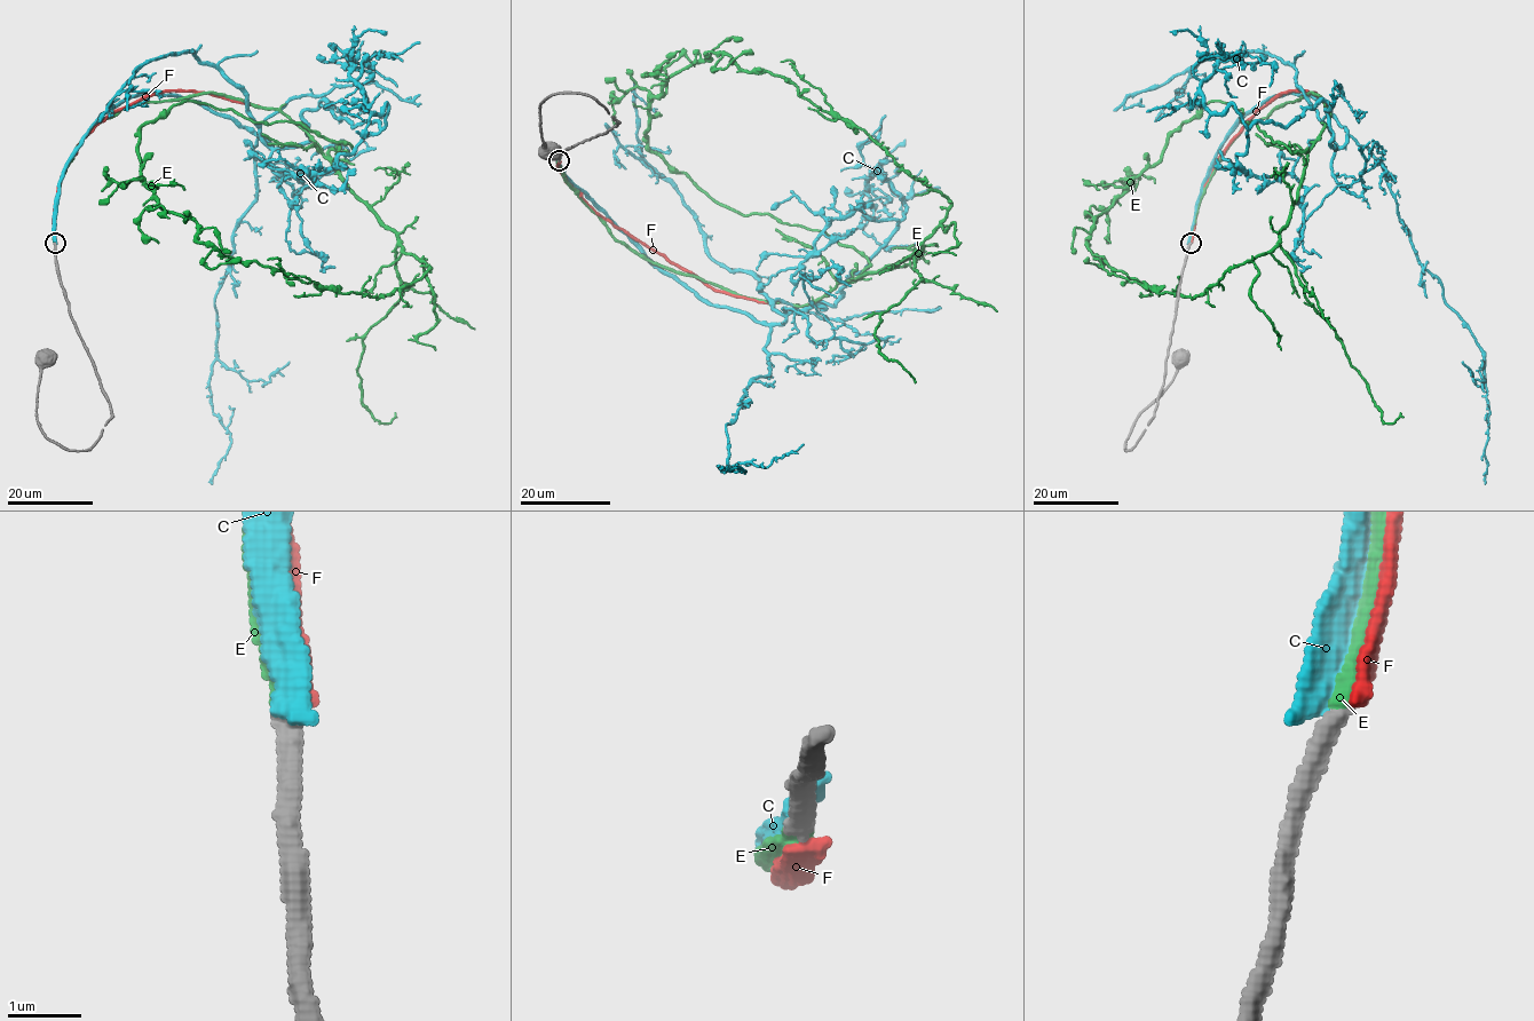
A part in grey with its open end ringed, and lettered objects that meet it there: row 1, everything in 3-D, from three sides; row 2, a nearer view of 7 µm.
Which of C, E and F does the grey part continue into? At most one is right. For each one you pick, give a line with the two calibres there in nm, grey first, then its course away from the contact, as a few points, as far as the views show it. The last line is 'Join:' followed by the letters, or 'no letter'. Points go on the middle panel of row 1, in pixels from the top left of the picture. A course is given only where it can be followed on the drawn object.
E: 280/280 nm | via (559, 160), (616, 239), (743, 297), (812, 305), (917, 253), (950, 202), (792, 84), (714, 68), (753, 53)
Join: E

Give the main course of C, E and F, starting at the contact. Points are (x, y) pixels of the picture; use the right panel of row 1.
C: (1191, 243), (1226, 135), (1310, 94), (1346, 142), (1325, 101), (1256, 121), (1236, 157), (1303, 186), (1310, 268)
E: (1191, 243), (1225, 149), (1317, 93), (1328, 125), (1266, 253), (1192, 298), (1086, 258)
F: (1191, 243), (1203, 186), (1226, 145), (1255, 112), (1280, 93), (1297, 90), (1313, 92), (1327, 108)

